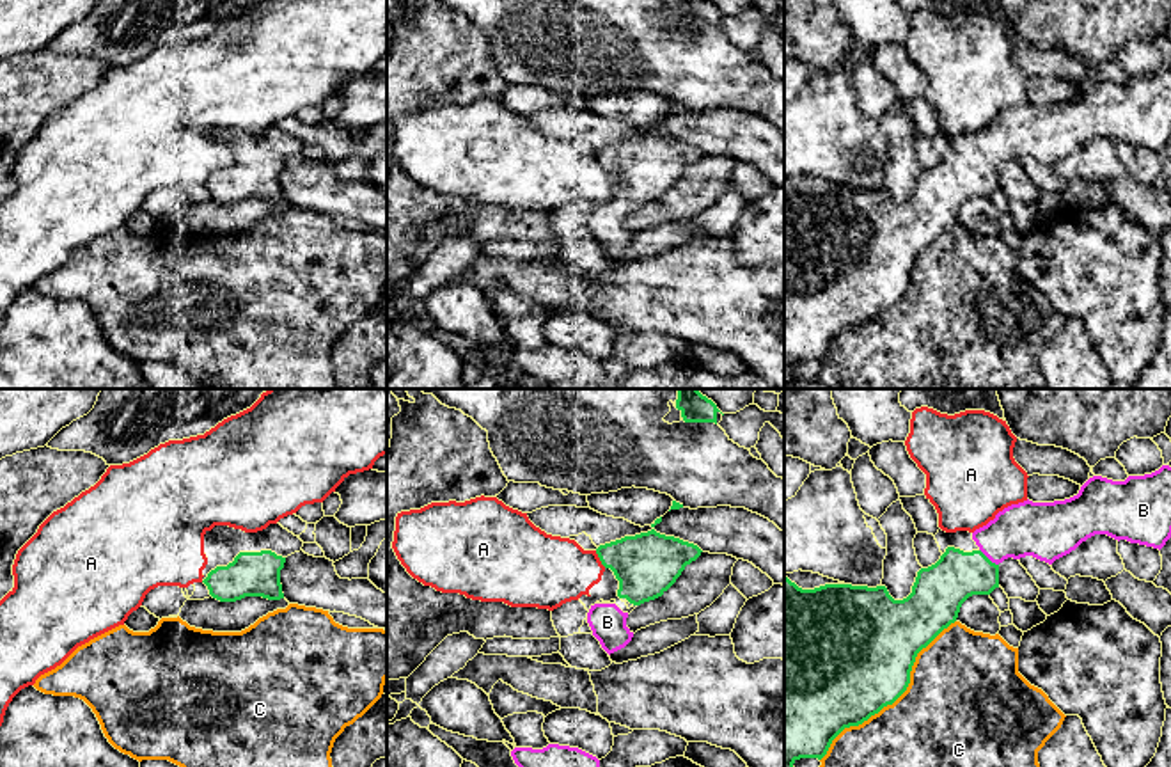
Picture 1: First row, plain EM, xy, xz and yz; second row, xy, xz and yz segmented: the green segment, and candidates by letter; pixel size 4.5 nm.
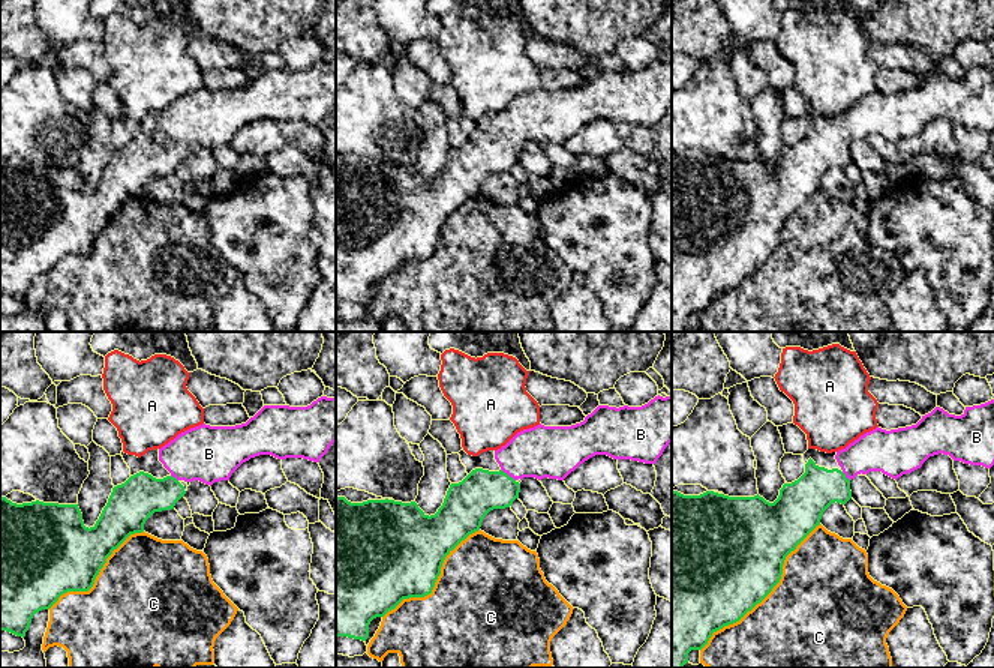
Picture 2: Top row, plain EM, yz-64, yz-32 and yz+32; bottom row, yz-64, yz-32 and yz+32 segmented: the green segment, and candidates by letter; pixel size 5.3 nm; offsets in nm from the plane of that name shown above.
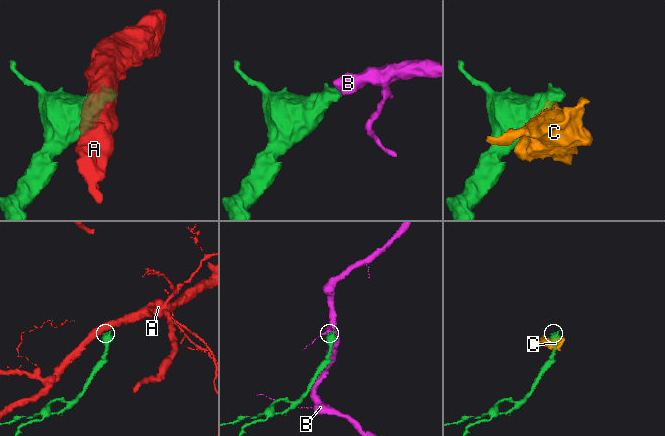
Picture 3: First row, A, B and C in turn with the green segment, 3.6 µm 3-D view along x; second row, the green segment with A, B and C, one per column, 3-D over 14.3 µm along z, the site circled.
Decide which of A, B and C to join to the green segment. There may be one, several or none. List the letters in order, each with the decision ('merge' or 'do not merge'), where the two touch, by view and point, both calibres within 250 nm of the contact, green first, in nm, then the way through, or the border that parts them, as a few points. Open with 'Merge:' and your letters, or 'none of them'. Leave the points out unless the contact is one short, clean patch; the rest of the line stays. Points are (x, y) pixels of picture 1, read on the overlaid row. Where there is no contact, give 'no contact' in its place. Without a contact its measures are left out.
Merge: B
A: do not merge; meets green in xz at (600, 560); 280 nm thick on the green side, 320 nm on the other
B: merge; meets green in yz at (987, 558); 220 nm thick on the green side, 240 nm on the other; runs through yz (941, 588), (987, 558), (1012, 533), (1028, 528)
C: do not merge; meets green in yz at (895, 700); 500 nm thick on the green side, 440 nm on the other

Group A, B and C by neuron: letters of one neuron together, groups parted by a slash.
A / B / C

